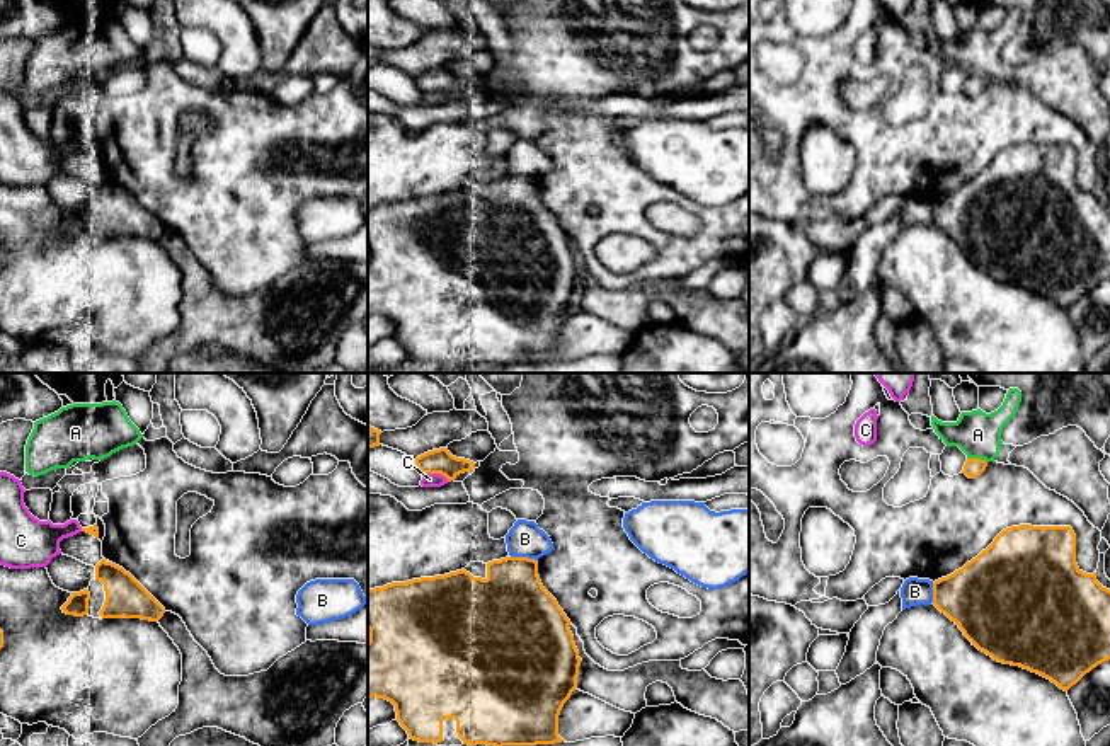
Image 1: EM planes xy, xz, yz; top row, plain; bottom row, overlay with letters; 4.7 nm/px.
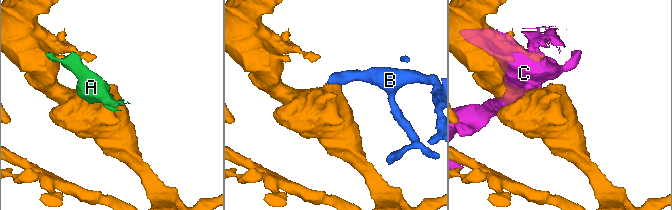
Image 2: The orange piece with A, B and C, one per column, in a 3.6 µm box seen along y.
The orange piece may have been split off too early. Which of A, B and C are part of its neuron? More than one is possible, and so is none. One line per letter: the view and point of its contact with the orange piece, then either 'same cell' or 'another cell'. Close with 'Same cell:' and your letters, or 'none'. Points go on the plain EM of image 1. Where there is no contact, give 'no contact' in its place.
A: meets orange in yz at (978, 77); another cell
B: meets orange in xz at (523, 176); another cell
C: meets orange in xz at (436, 91); another cell
Same cell: none

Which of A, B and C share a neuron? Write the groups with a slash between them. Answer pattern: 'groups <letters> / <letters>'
groups A / B / C

